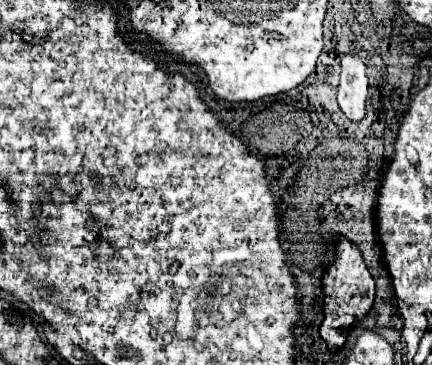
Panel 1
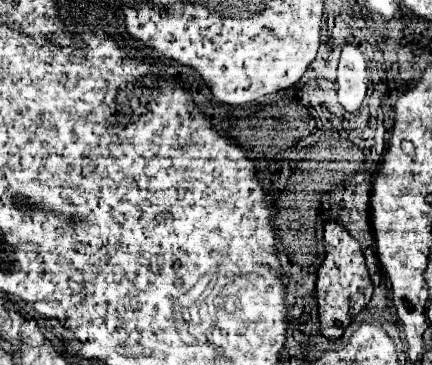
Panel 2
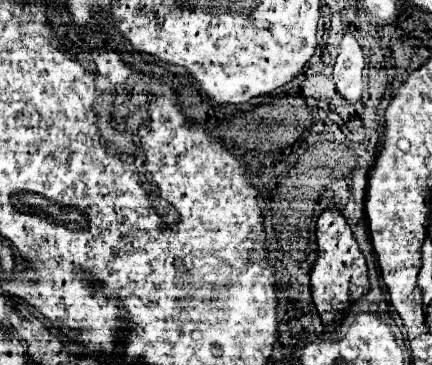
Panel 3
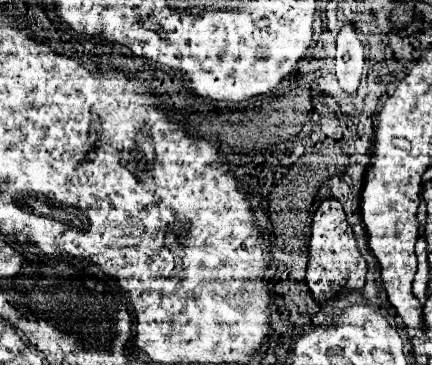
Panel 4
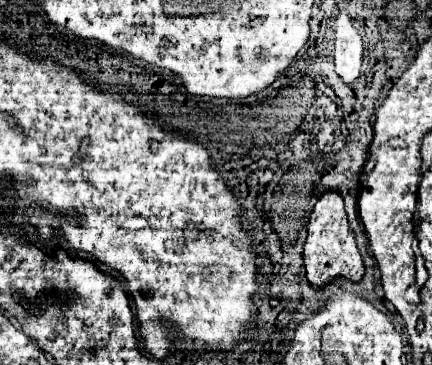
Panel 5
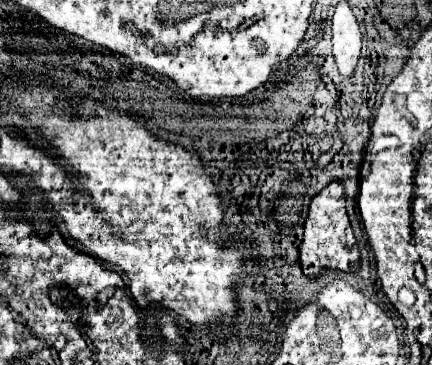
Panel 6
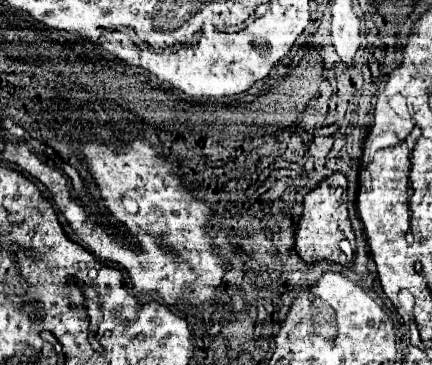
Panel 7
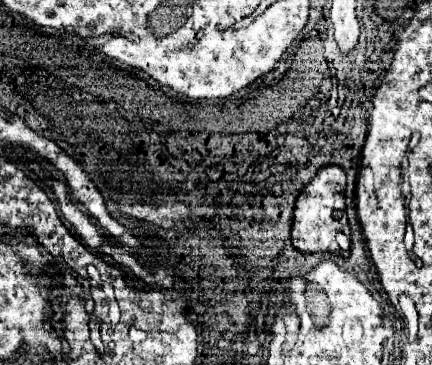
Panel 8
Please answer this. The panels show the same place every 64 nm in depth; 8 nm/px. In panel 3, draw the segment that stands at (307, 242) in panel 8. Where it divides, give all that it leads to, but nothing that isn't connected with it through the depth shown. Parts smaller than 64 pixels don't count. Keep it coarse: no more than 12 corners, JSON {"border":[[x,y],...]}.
{"border":[[336,208],[318,216],[310,270],[322,322],[336,326],[370,288],[366,260]]}

